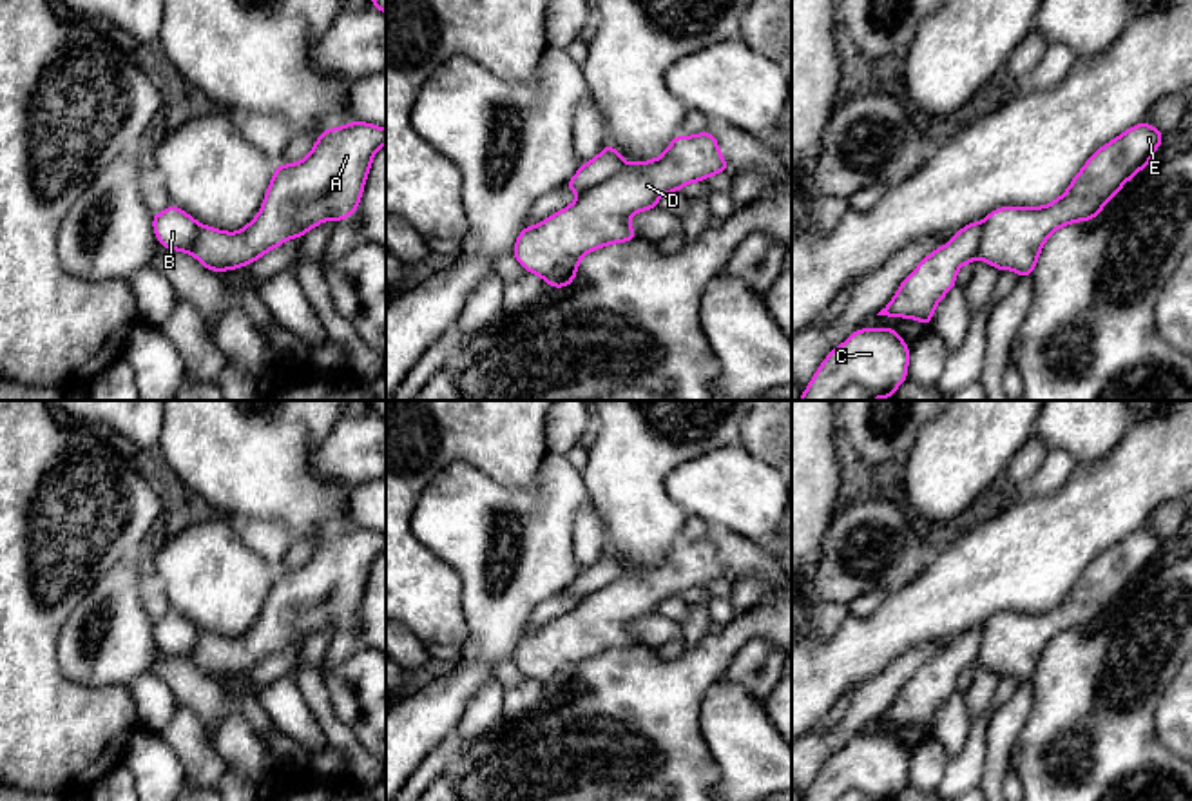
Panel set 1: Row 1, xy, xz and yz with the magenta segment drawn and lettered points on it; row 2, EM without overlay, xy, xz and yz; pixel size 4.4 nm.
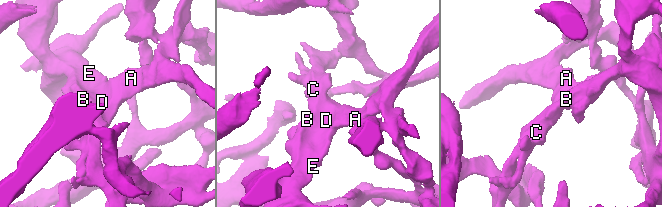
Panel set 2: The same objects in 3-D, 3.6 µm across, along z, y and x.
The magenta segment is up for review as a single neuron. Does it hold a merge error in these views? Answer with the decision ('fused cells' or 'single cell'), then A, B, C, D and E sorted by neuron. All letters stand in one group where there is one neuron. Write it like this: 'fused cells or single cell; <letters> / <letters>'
fused cells; A C D E / B

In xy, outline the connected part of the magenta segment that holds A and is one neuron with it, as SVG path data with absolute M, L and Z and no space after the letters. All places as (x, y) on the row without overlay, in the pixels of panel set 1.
M366 527L322 536L304 565L277 571L261 616L246 632L223 638L199 631L190 661L212 678L234 676L326 625L346 625L360 609L373 562L382 551L386 535Z

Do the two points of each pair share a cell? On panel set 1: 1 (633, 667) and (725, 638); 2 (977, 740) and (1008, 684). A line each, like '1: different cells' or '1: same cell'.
1: same cell
2: same cell

